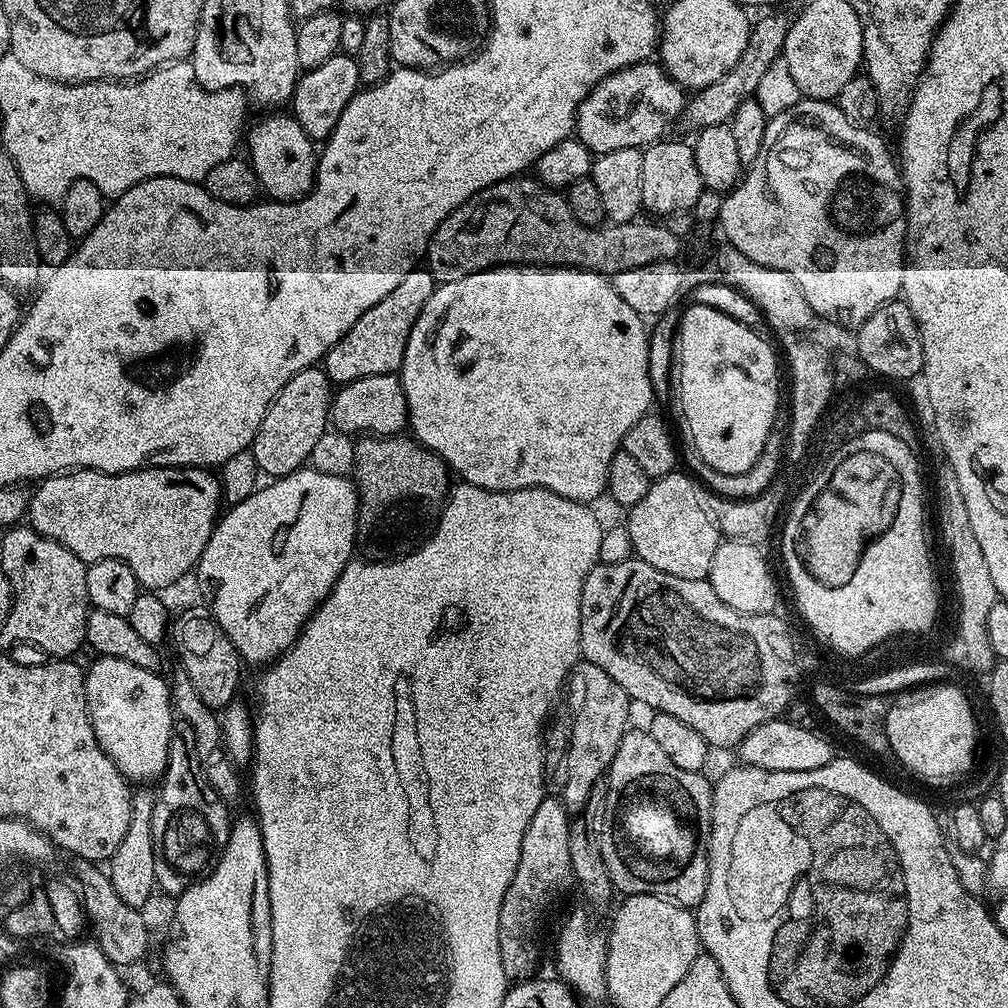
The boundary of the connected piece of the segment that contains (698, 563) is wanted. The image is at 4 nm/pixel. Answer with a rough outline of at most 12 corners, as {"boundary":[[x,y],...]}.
{"boundary":[[677,470],[627,513],[635,559],[707,580],[722,535]]}

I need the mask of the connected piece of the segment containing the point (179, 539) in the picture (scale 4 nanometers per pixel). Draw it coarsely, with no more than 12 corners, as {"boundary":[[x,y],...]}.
{"boundary":[[206,468],[39,481],[35,532],[141,589],[191,573],[222,515]]}

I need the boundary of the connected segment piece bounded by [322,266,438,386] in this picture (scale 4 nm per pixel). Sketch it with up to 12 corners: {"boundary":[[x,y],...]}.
{"boundary":[[416,266],[324,355],[333,385],[399,373],[436,279]]}

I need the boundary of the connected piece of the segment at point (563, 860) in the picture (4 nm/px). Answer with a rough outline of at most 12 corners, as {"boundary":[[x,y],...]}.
{"boundary":[[546,796],[499,910],[509,981],[537,973],[540,920],[573,885],[569,811]]}

